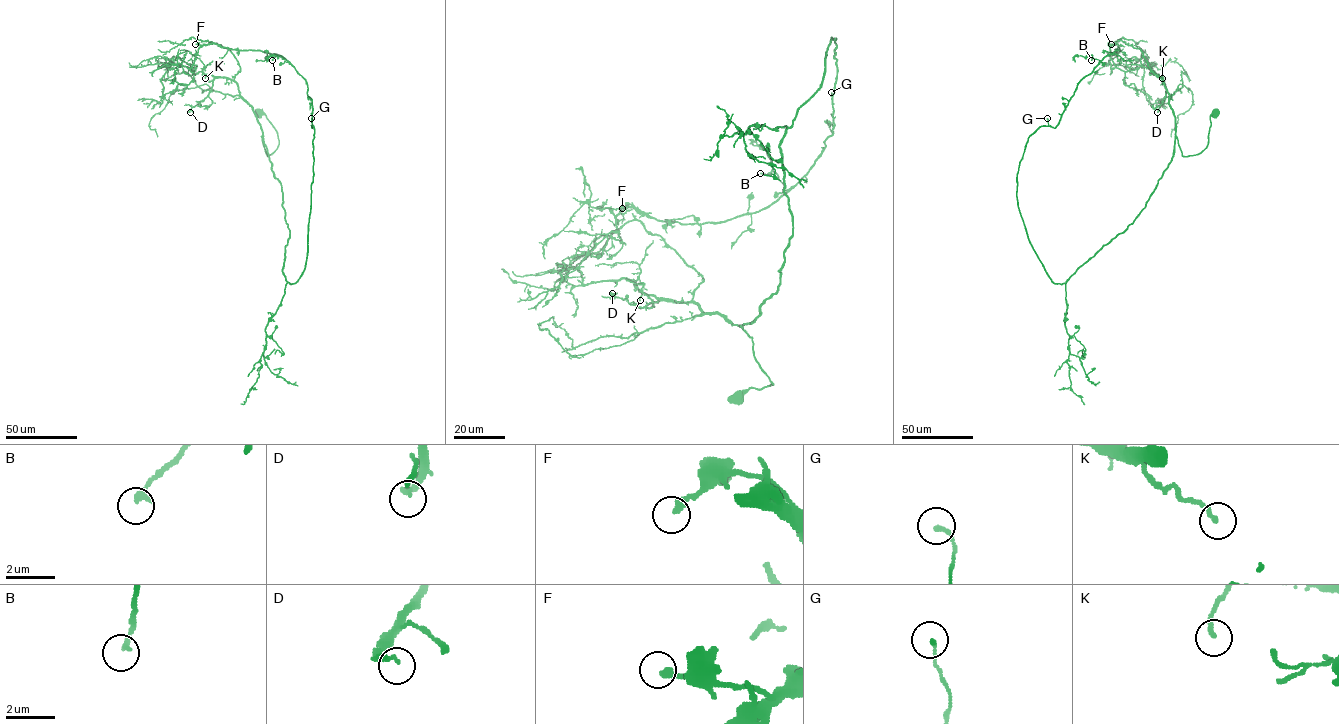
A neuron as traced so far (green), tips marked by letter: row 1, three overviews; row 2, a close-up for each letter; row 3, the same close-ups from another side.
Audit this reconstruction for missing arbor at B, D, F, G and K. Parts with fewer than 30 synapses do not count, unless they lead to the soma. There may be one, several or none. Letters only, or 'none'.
D

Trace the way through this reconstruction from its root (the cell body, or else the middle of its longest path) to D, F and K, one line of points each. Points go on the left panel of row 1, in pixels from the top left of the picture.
D: (260, 112), (278, 139), (278, 146), (268, 156), (256, 115), (232, 80), (216, 77), (209, 94), (190, 112)
F: (260, 112), (278, 139), (268, 156), (261, 136), (294, 283), (313, 174), (307, 82), (280, 55), (195, 44)
K: (260, 112), (278, 139), (278, 146), (268, 156), (261, 125), (237, 84), (225, 78), (207, 74), (205, 78)

